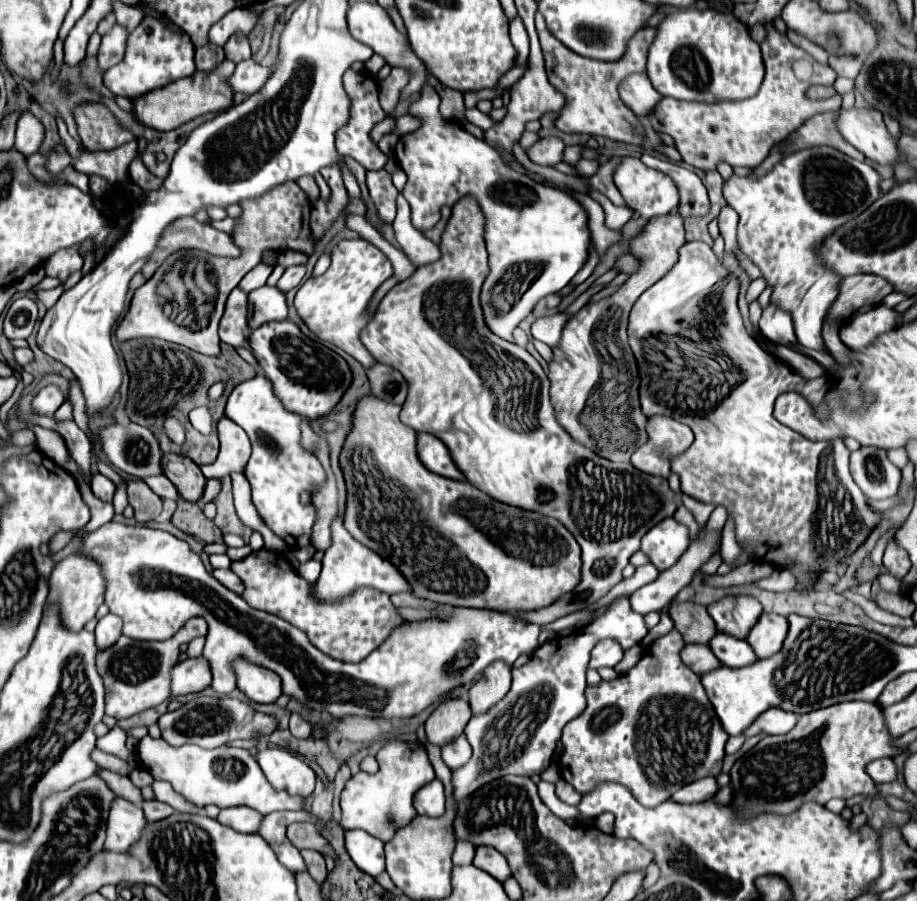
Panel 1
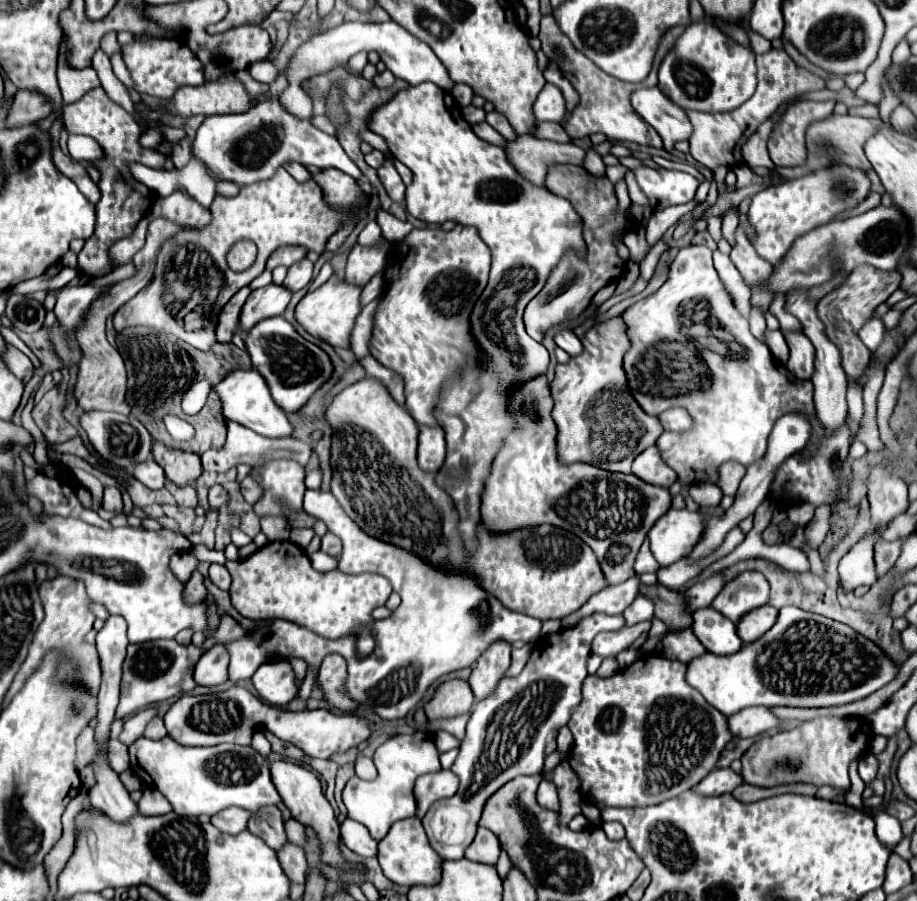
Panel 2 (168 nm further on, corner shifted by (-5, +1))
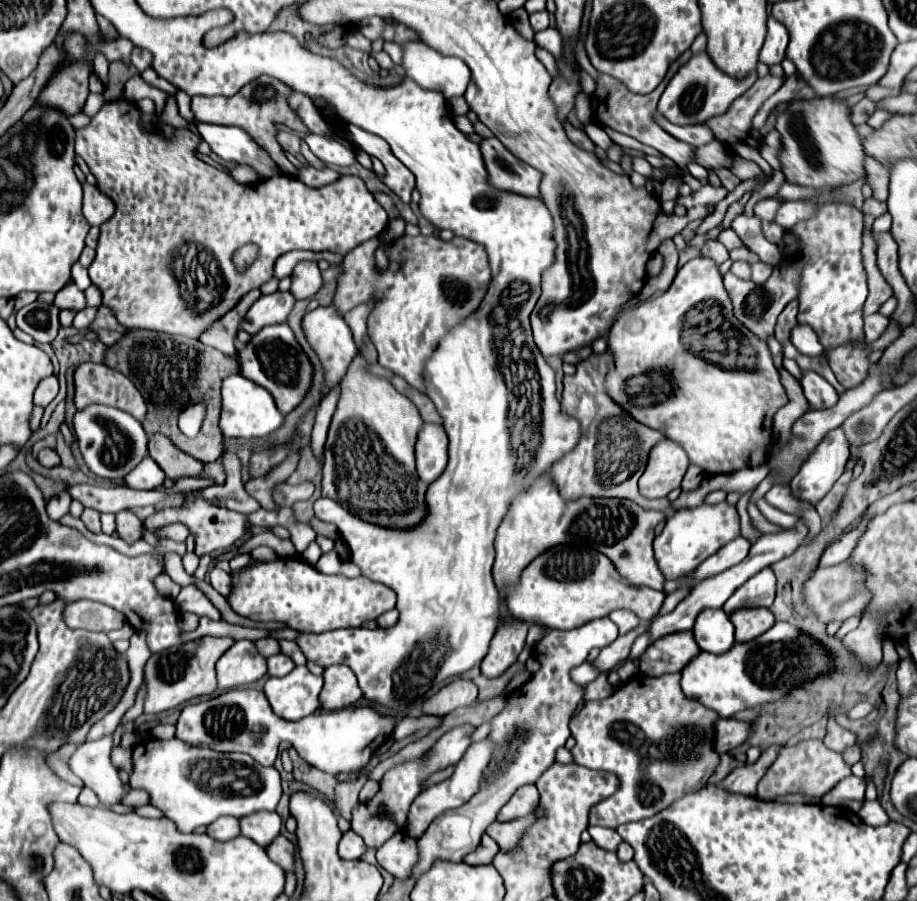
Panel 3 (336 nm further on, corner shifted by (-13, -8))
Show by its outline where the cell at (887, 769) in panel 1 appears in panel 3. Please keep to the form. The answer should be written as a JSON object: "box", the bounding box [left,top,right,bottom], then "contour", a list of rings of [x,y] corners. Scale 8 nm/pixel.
{"box":[821,776,865,806],"contour":[[[847,776],[835,790],[821,796],[821,804],[827,806],[845,806],[849,800],[861,800],[865,796],[865,778]]]}

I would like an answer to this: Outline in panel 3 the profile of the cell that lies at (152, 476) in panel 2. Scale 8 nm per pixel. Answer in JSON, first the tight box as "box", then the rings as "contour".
{"box":[125,458,165,490],"contour":[[[143,458],[143,462],[135,466],[131,474],[127,474],[125,484],[135,490],[153,490],[161,486],[163,480],[165,480],[165,472],[157,466],[157,462],[153,458]]]}

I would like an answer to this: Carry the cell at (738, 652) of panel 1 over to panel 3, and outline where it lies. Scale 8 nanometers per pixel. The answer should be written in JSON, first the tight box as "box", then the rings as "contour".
{"box":[693,610,735,654],"contour":[[[703,610],[703,614],[695,618],[693,636],[701,650],[713,654],[723,654],[735,644],[733,624],[723,610]]]}

